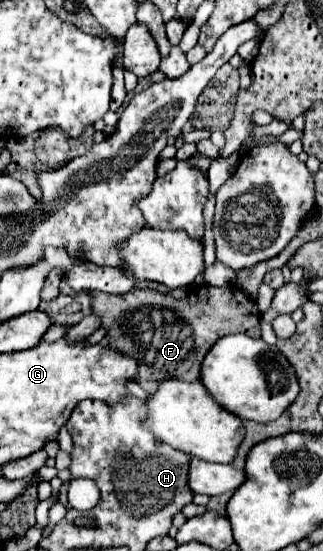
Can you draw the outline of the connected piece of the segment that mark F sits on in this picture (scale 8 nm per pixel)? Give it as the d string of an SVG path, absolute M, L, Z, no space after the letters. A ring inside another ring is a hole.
M205 285L185 299L175 299L169 293L153 289L133 289L125 295L107 295L97 291L85 293L91 295L91 313L101 319L109 347L137 361L139 367L135 381L147 393L155 393L157 385L165 379L199 381L205 353L225 335L245 333L255 339L261 337L257 303L237 287Z

